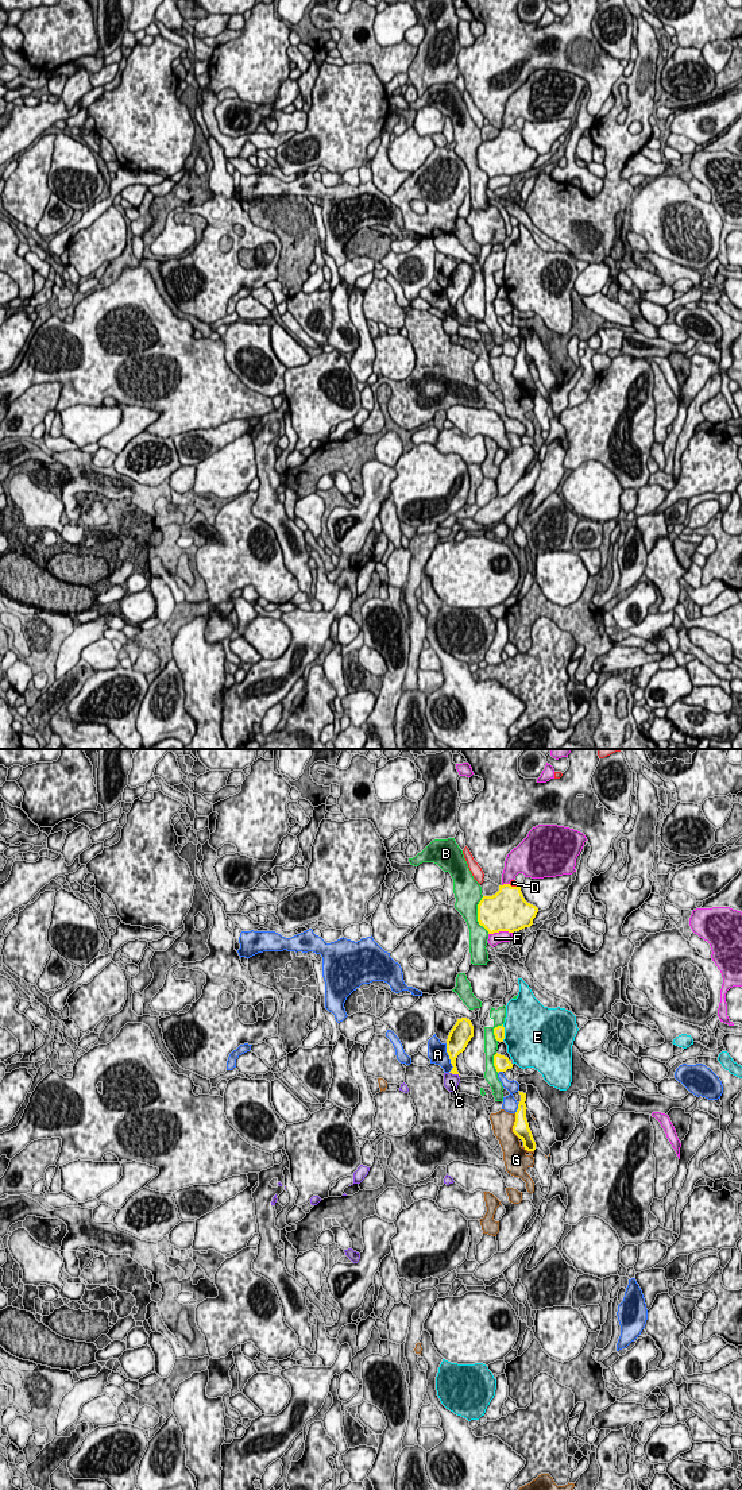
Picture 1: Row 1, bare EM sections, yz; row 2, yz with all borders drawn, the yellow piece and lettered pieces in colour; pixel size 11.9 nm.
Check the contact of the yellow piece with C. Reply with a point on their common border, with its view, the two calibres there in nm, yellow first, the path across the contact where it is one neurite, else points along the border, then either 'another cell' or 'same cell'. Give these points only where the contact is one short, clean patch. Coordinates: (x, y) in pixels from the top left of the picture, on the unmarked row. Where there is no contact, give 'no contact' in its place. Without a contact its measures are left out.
meets yellow in yz at (455, 317); 120 nm thick on the yellow side, 190 nm on the other; border along yz (449, 316), (459, 319); another cell

